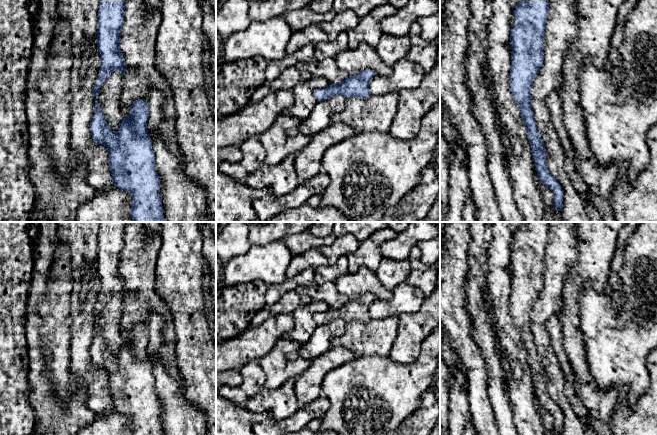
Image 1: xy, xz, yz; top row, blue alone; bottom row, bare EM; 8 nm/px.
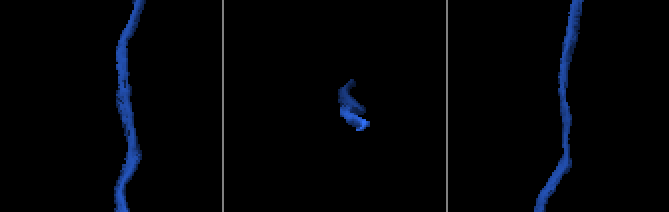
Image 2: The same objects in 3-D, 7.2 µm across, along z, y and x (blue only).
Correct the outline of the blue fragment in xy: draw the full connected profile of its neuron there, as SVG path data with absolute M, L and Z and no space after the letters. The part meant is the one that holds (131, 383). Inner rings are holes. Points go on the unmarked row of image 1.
M138 323L130 332L130 340L123 342L118 355L115 356L107 349L101 331L96 325L90 348L93 365L107 371L113 408L131 418L131 435L163 435L160 403L155 393L155 378L152 373L152 364L147 356L148 343L147 324Z

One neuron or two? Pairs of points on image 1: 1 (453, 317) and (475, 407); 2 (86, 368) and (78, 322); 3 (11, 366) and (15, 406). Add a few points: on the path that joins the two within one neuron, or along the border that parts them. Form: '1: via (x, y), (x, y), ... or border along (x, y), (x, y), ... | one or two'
1: via (460, 339), (474, 364), (476, 385) | one
2: via (81, 357), (81, 333) | one
3: via (11, 376), (11, 396) | one

